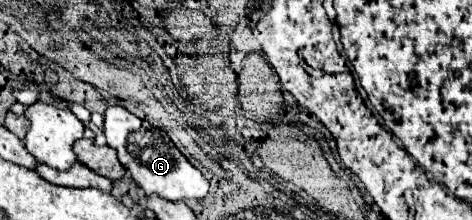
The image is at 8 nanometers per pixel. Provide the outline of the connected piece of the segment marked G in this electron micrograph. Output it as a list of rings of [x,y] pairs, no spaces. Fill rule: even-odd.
[[[109,106],[105,112],[105,126],[103,126],[107,146],[117,150],[119,162],[131,172],[131,178],[143,190],[145,196],[157,194],[163,200],[189,200],[189,198],[205,198],[209,192],[209,180],[197,170],[171,142],[171,138],[151,126],[147,120],[137,118],[135,114],[127,112],[123,106]]]

